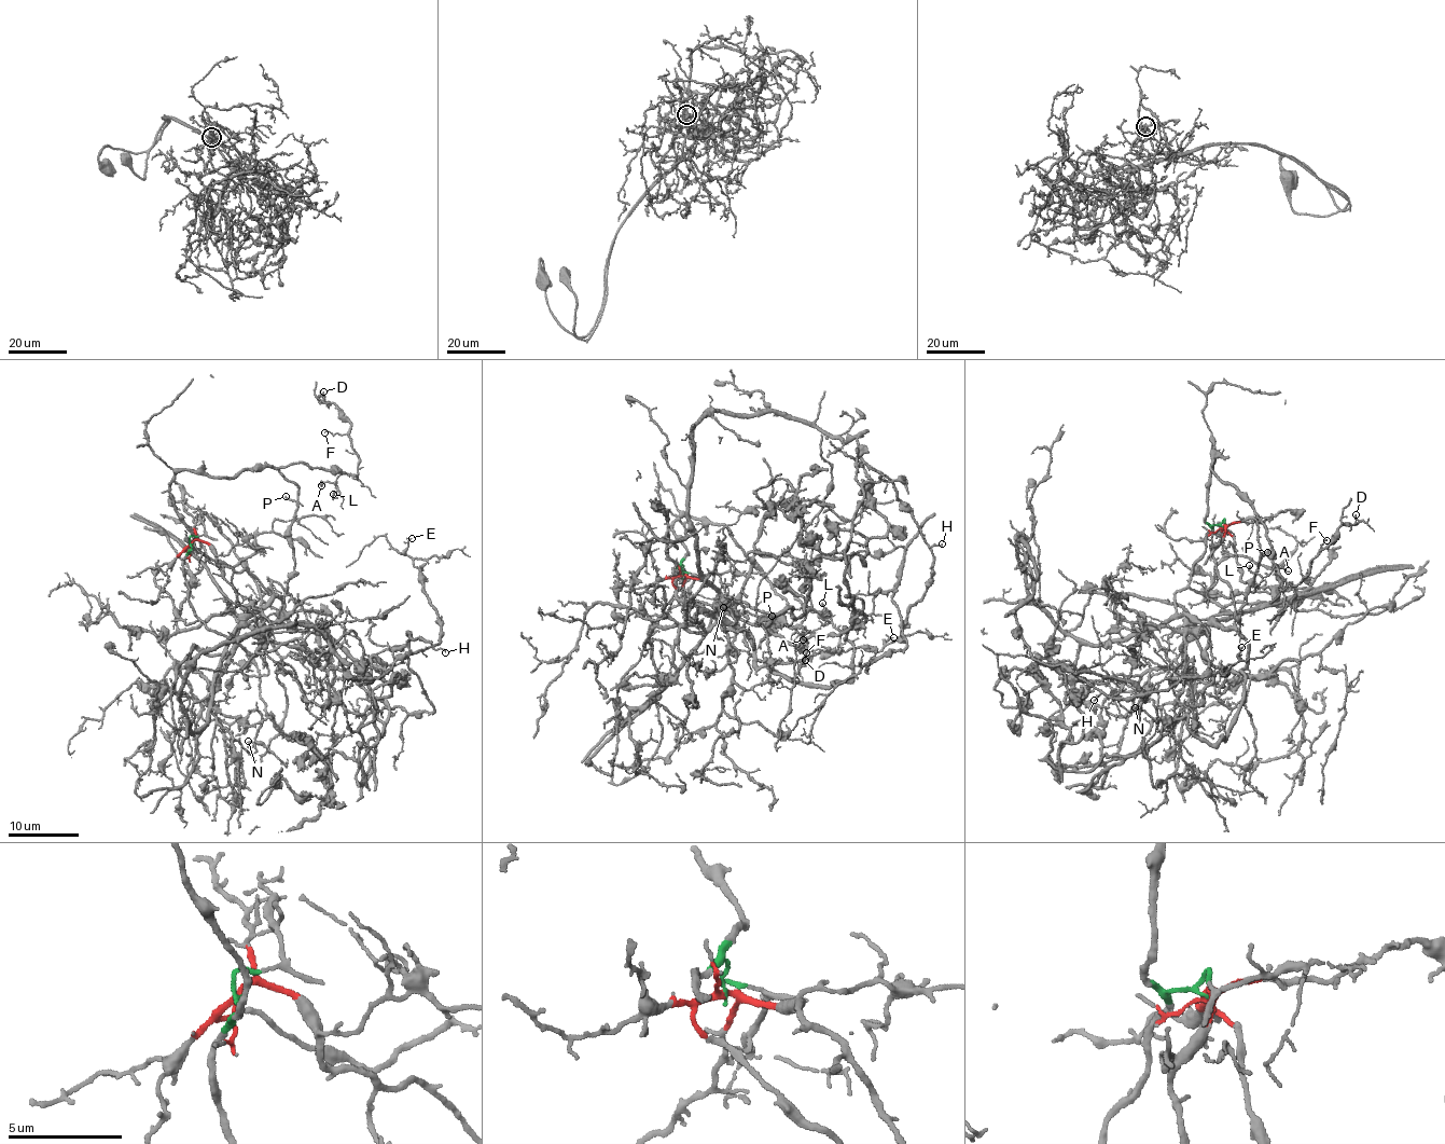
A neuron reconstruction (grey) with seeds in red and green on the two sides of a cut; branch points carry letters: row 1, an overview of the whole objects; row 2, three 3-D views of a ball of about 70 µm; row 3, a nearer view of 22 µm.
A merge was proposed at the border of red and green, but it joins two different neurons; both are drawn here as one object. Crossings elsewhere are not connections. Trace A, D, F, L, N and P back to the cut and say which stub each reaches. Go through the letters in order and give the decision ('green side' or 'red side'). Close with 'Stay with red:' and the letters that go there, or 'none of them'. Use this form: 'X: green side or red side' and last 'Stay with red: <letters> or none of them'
A: green side
D: green side
F: green side
L: green side
N: red side
P: green side
Stay with red: N

